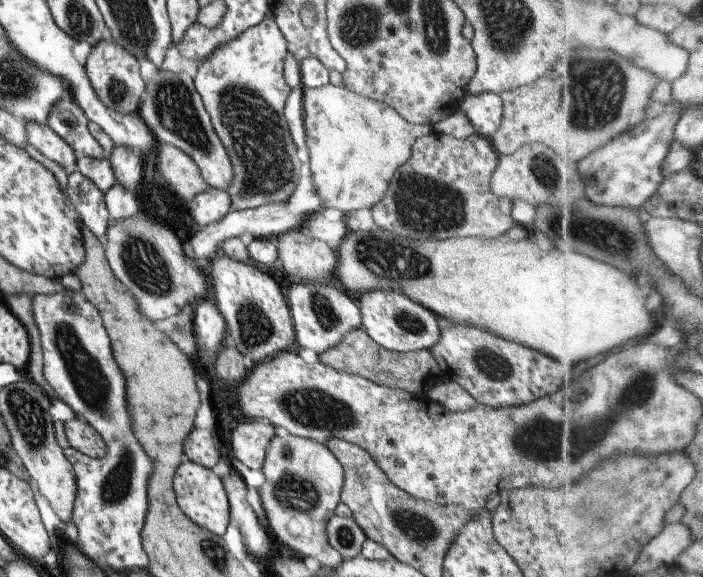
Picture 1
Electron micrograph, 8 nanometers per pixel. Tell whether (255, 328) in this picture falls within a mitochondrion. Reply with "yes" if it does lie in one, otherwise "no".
yes

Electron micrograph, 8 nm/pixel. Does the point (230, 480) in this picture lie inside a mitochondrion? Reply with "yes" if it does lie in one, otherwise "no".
no

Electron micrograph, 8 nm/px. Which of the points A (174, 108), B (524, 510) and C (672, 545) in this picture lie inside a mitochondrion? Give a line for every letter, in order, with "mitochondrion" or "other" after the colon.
A: mitochondrion
B: other
C: other

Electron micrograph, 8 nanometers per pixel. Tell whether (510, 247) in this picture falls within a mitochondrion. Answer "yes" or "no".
no

